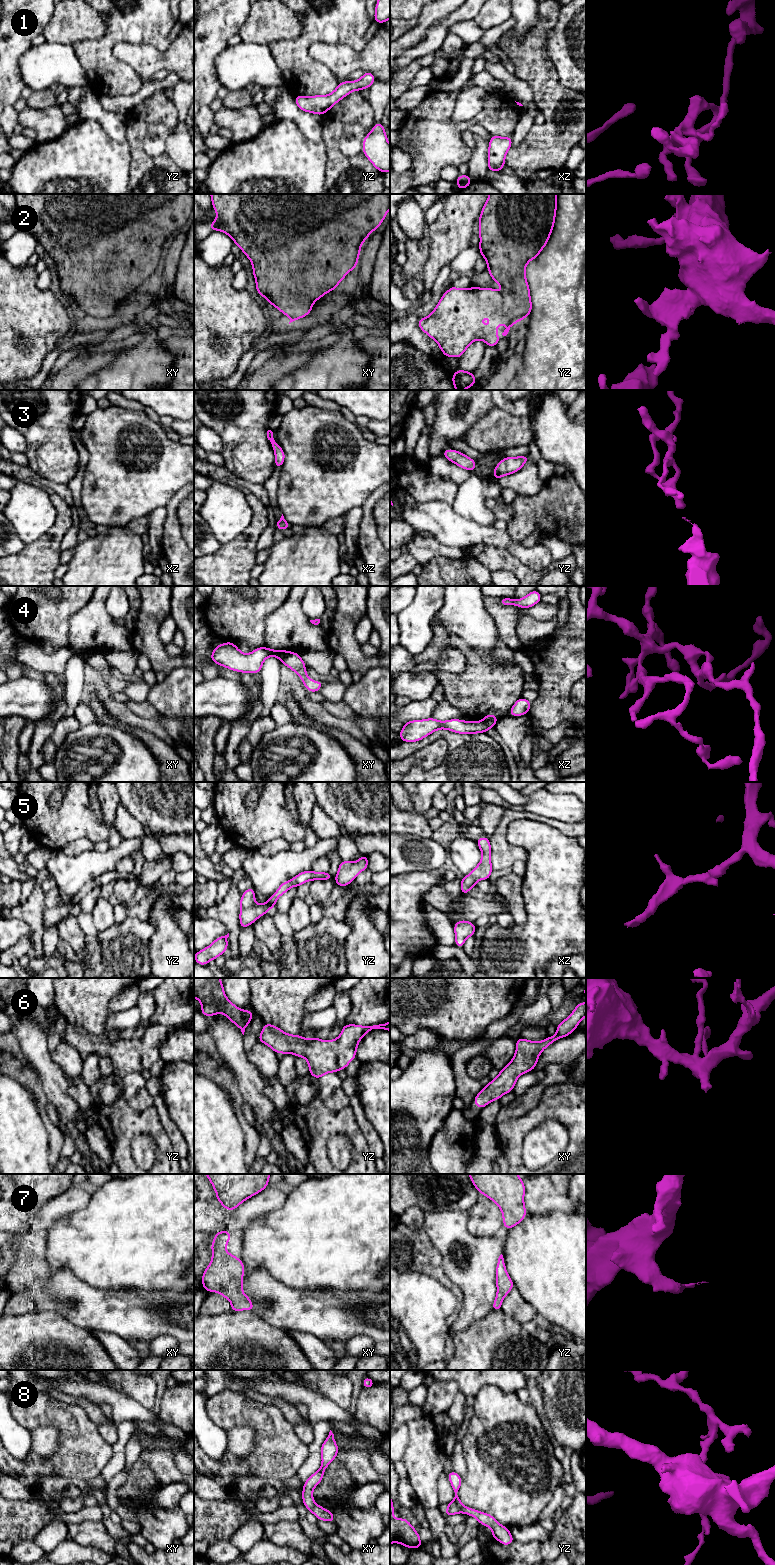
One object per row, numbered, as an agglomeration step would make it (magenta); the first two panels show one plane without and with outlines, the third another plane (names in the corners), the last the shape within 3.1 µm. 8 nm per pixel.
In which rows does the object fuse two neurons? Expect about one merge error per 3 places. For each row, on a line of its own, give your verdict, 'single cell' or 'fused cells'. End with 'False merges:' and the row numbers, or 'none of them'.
1: single cell
2: single cell
3: single cell
4: fused cells
5: single cell
6: single cell
7: single cell
8: fused cells
False merges: 4, 8

